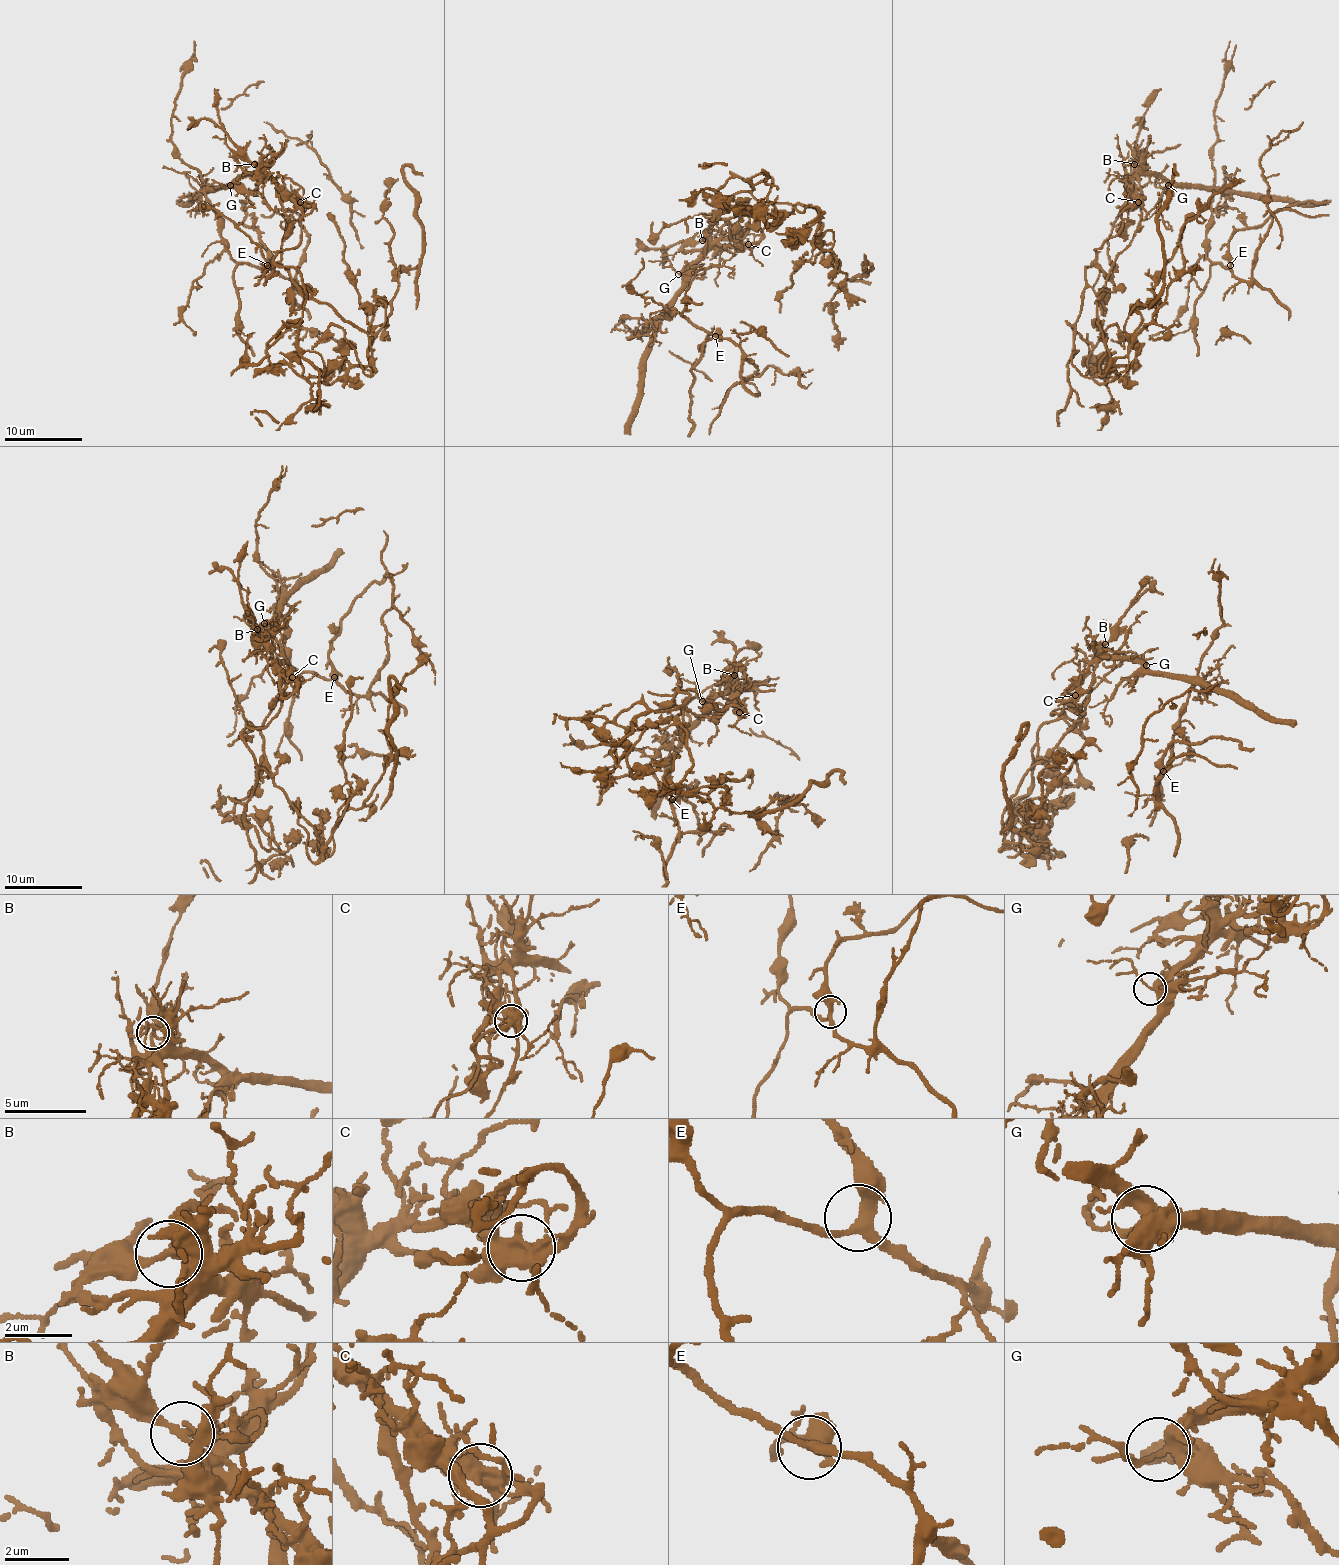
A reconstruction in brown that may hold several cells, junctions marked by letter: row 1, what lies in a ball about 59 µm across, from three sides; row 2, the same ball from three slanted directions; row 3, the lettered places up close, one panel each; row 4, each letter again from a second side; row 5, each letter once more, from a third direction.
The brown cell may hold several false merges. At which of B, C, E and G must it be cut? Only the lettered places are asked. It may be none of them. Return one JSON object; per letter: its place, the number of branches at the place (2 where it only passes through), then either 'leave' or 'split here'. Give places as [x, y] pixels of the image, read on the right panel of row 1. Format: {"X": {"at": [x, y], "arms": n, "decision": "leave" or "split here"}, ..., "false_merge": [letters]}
{"B": {"at": [1134, 164], "arms": 4, "decision": "split here"}, "C": {"at": [1138, 202], "arms": 6, "decision": "split here"}, "E": {"at": [1230, 265], "arms": 4, "decision": "leave"}, "G": {"at": [1168, 185], "arms": 4, "decision": "leave"}, "false_merge": ["B", "C"]}

